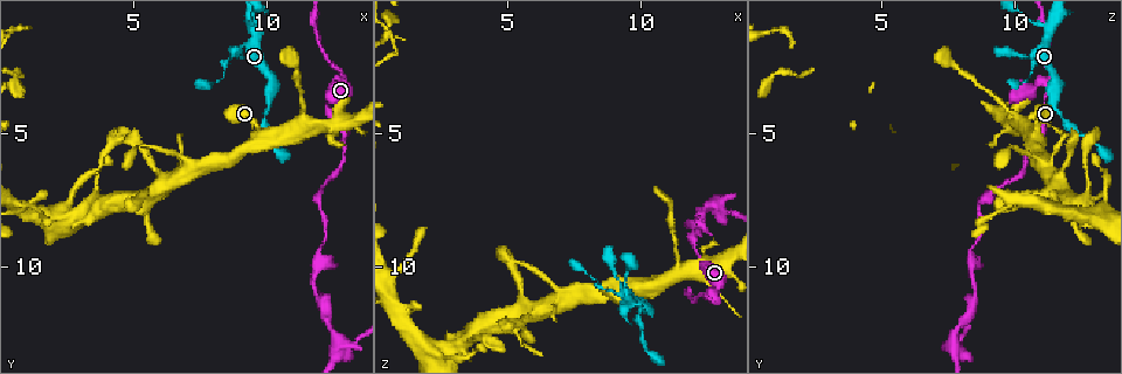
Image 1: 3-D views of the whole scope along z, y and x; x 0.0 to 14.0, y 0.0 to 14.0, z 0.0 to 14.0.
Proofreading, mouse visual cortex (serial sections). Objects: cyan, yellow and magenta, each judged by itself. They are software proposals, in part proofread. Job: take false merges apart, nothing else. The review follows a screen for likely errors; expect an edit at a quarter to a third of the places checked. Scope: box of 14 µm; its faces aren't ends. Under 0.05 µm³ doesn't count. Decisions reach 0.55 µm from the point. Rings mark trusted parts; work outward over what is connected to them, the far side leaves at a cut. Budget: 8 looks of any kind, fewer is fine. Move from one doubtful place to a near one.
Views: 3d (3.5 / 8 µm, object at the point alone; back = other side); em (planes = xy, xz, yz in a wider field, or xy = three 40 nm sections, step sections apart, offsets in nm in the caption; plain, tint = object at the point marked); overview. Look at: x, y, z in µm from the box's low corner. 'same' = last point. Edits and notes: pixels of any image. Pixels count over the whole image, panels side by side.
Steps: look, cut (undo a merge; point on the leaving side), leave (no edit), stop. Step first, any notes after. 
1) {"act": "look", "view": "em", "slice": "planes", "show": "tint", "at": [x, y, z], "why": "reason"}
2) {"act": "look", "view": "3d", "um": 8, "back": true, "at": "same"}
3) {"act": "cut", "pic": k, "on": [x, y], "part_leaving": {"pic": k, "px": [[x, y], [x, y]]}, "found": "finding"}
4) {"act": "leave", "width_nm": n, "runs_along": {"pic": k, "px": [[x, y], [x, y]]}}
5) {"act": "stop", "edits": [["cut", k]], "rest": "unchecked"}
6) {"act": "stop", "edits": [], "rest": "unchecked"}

{"act": "look", "view": "3d", "um": 3.5, "at": [7.1, 6.2, 11.1], "why": "three-way junction"}

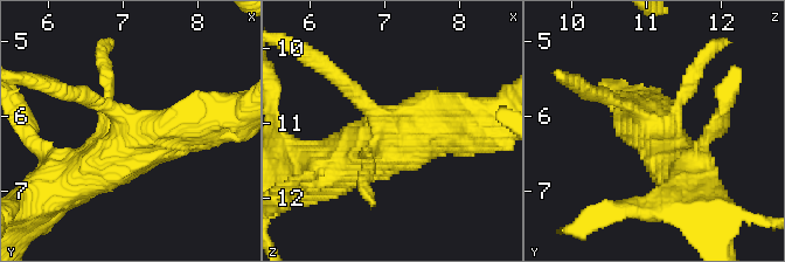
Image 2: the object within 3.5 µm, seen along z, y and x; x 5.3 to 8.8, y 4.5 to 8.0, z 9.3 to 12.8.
{"act": "look", "view": "em", "slice": "planes", "show": "tint", "at": [7.10, 6.25, 11.00]}

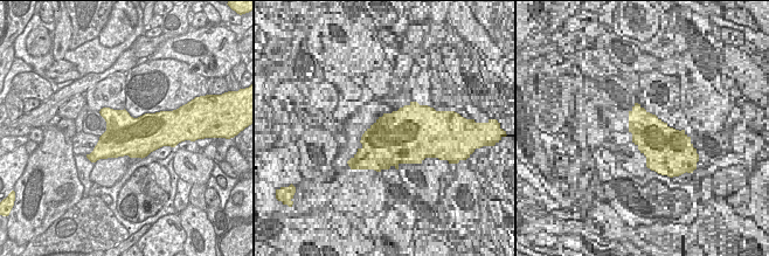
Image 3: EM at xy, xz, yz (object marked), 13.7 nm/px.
{"act": "leave", "runs_along": {"pic": 2, "px": [[222, 117], [168, 132], [85, 171]]}, "found": "one cell here"}

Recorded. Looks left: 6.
{"act": "look", "view": "3d", "um": 3.5, "back": true, "at": [11.4, 4.3, 10.1], "why": "a fork"}

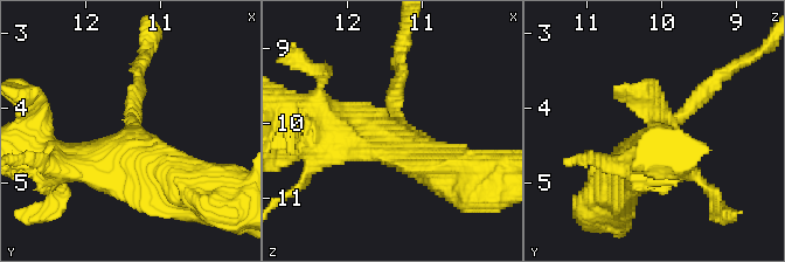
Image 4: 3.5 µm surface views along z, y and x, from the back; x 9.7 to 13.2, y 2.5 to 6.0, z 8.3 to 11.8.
{"act": "look", "view": "em", "slice": "xy", "step": 2, "show": "tint", "at": [11.35, 4.35, 10.05], "arms": 3, "arm_widths_nm": [200, 500, 600]}

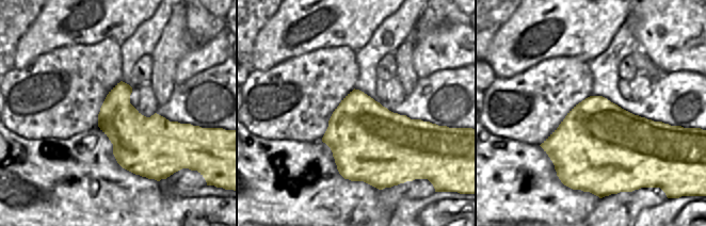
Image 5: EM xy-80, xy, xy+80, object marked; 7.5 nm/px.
{"act": "look", "view": "em", "slice": "xy", "step": 3, "show": "tint", "at": "same"}

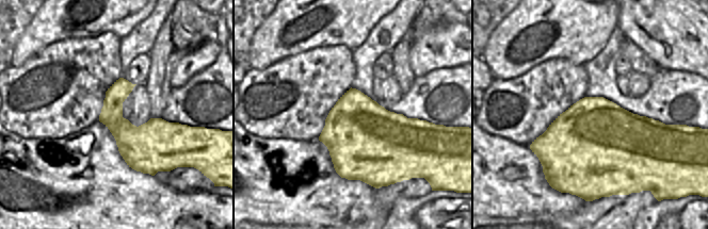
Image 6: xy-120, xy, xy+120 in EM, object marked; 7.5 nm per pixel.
{"act": "cut", "pic": 4, "on": [717, 82], "part_leaving": {"pic": 4, "px": [[689, 109], [722, 73], [764, 48]]}, "found": "a second cell is stuck on"}

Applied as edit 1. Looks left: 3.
{"act": "look", "view": "overview"}

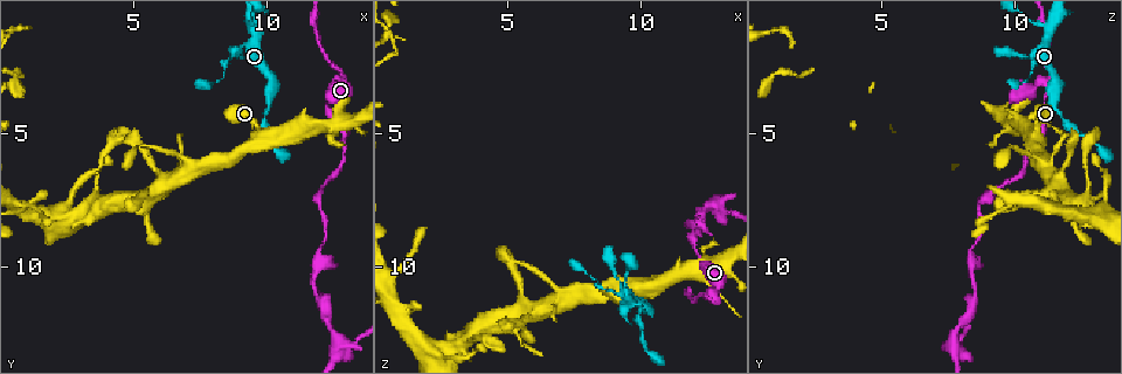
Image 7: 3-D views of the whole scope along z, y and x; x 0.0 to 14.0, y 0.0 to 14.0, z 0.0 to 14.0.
{"act": "look", "view": "3d", "um": 3.5, "at": [12.9, 3.1, 11.3], "why": "three-way junction"}

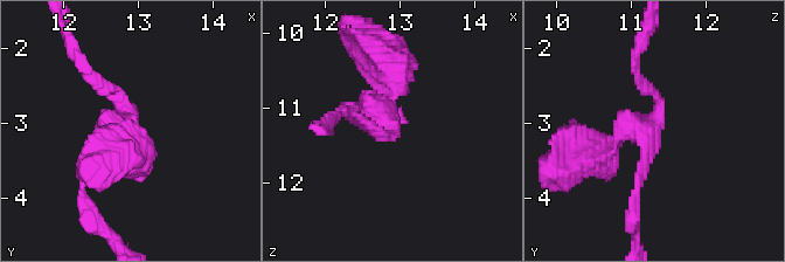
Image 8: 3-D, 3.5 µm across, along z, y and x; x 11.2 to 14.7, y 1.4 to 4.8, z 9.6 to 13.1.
{"act": "look", "view": "em", "slice": "planes", "show": "tint", "at": [12.80, 2.95, 11.25], "arms": 3, "arm_widths_nm": [150, 150, 450], "why": "now the EM"}

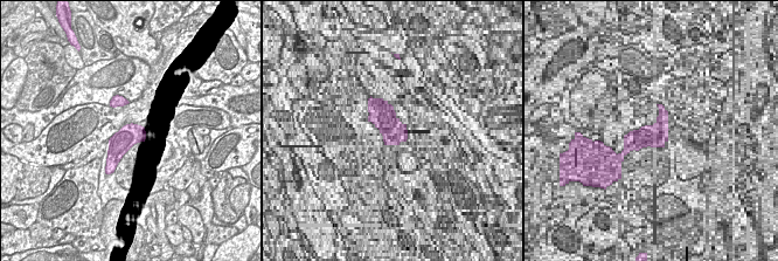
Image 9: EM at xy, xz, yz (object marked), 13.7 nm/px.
{"act": "leave", "runs_along": {"pic": 8, "px": [[126, 152], [123, 105], [83, 66]]}, "found": "all the same cell"}

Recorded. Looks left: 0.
{"act": "stop", "edits": [["cut", 4]], "rest": "unchecked"}

